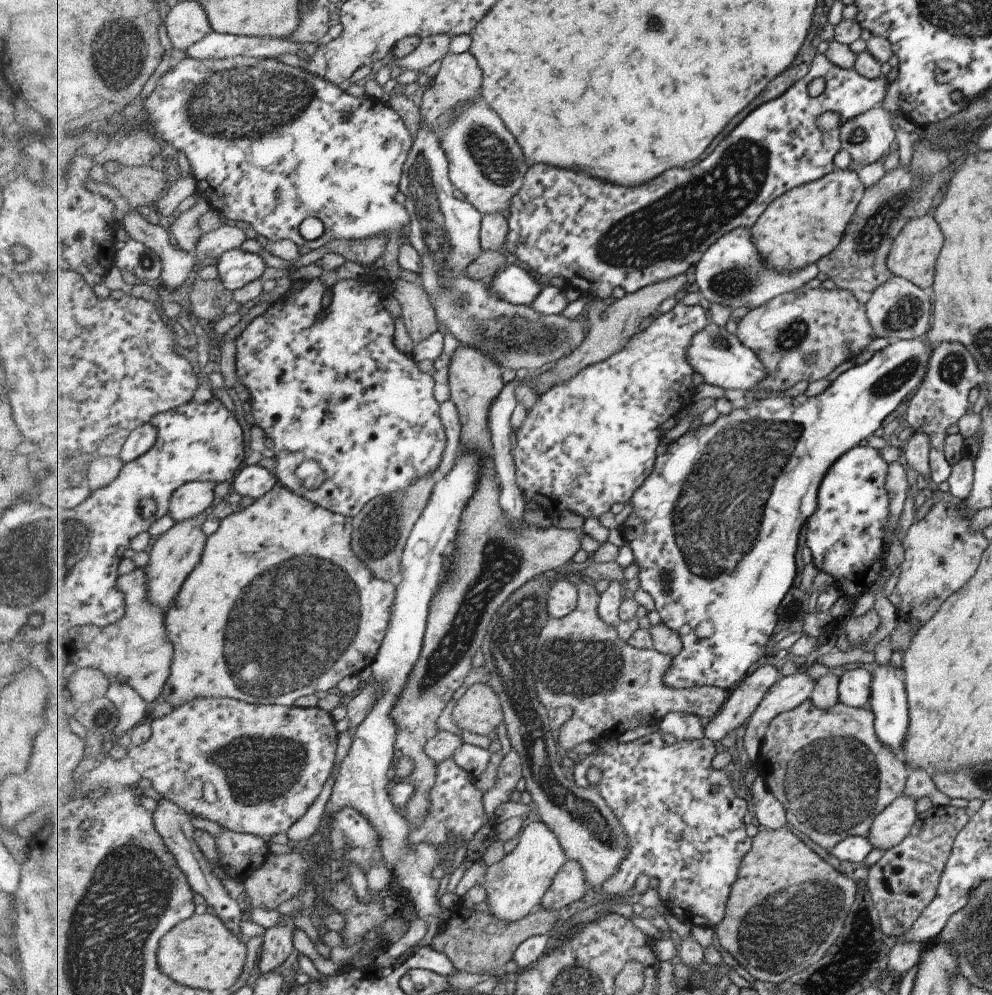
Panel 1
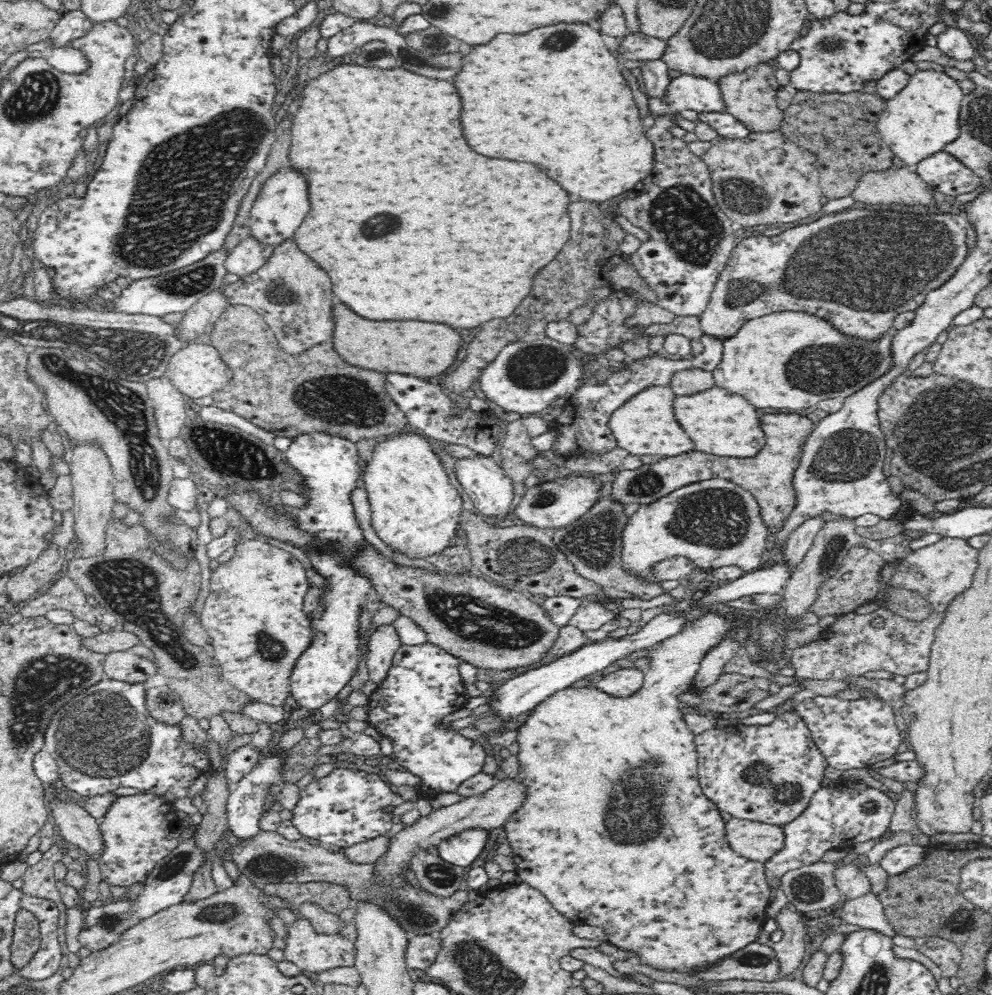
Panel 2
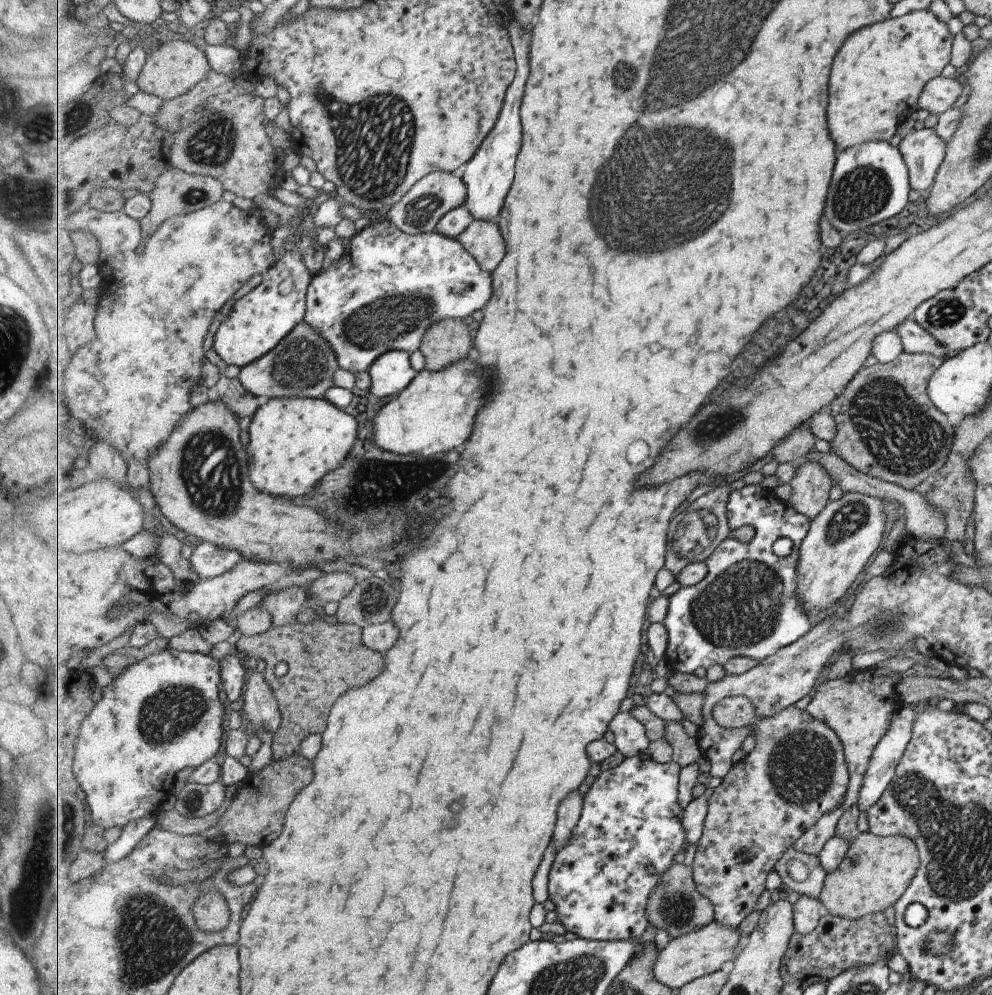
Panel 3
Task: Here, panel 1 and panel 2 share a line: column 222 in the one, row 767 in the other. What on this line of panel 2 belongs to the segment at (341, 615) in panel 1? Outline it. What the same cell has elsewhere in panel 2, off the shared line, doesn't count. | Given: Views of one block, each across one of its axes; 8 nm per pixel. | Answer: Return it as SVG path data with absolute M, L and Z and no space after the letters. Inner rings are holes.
M708 611L696 618L685 618L679 631L661 640L646 654L652 660L644 676L644 686L636 694L628 698L614 698L595 687L568 687L556 691L550 698L540 702L534 708L524 723L517 729L516 741L519 744L518 776L527 784L529 789L525 806L513 815L504 826L506 840L512 850L511 857L515 862L515 871L526 883L540 890L554 905L554 908L569 918L574 925L590 925L602 927L607 936L607 942L620 950L633 952L634 959L642 966L692 975L698 969L712 968L720 960L728 958L758 940L763 925L770 920L766 913L769 905L771 886L766 876L764 863L748 860L745 856L738 856L726 840L726 826L724 818L720 816L718 806L704 794L697 776L698 756L694 743L694 733L684 722L685 707L681 705L677 696L687 691L700 668L700 662L706 658L712 648L722 644L728 638L742 641L751 629L754 620L748 620L744 614Z

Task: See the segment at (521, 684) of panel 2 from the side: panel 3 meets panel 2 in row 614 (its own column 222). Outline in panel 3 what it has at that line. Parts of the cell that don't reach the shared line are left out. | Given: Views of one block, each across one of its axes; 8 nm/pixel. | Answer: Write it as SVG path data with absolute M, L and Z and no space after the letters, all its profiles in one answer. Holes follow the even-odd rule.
M235 654L227 655L219 661L222 668L222 684L230 707L238 701L237 698L244 693L246 688L249 669L244 661Z

